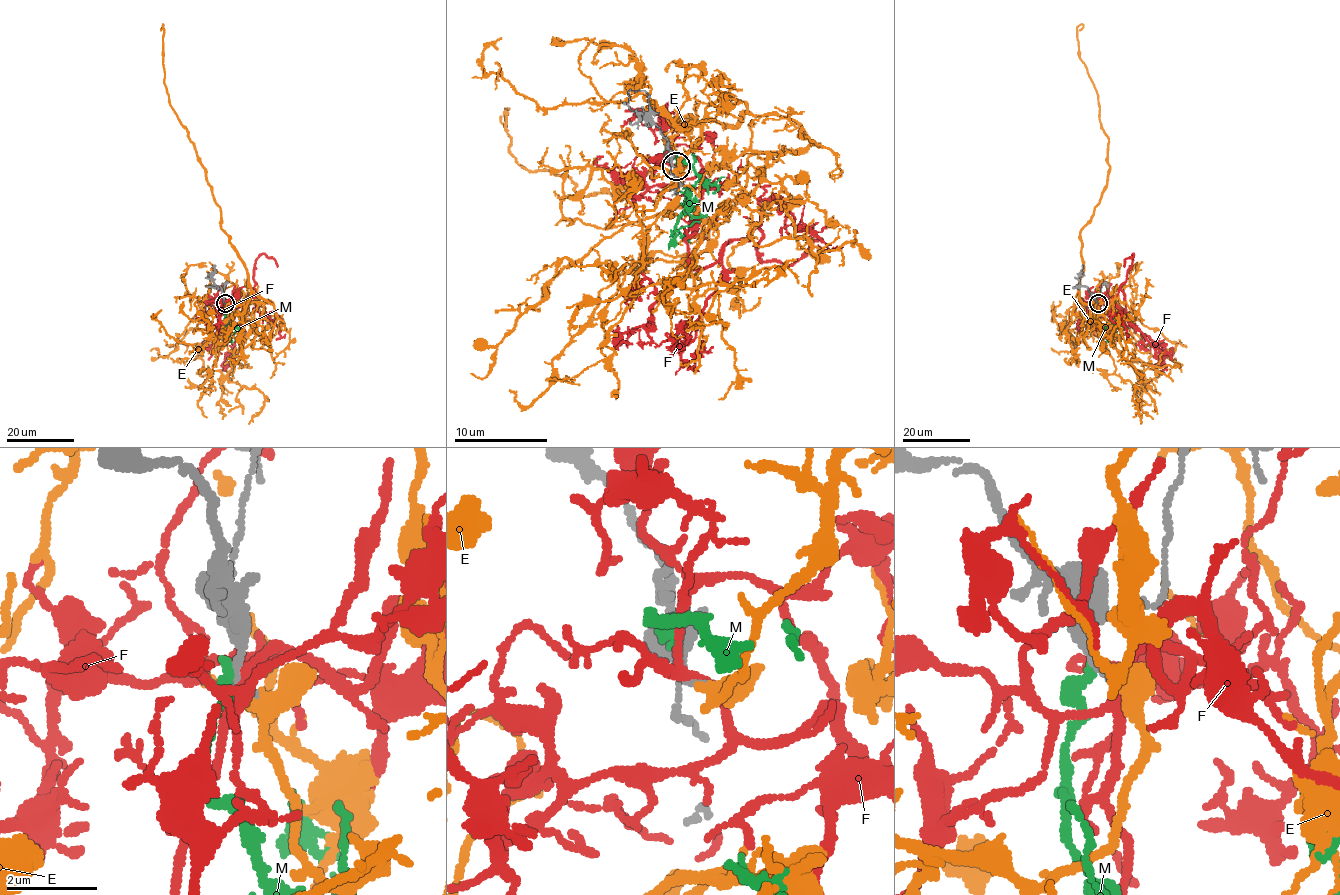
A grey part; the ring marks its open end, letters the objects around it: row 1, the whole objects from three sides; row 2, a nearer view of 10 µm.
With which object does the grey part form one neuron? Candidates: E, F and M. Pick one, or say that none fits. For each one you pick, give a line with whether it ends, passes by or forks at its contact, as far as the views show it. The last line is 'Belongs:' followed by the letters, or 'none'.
E: it passes by
Belongs: E

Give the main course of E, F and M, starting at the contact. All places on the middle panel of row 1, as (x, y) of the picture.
E: (675, 167), (705, 108), (742, 101), (735, 125), (672, 118), (665, 153), (618, 200), (523, 167), (499, 115)
F: (672, 164), (710, 183), (689, 265), (710, 267), (747, 239), (759, 200), (829, 251), (817, 244)
M: (670, 160), (665, 153), (672, 153), (698, 174), (684, 211), (691, 195), (693, 216), (707, 214)

